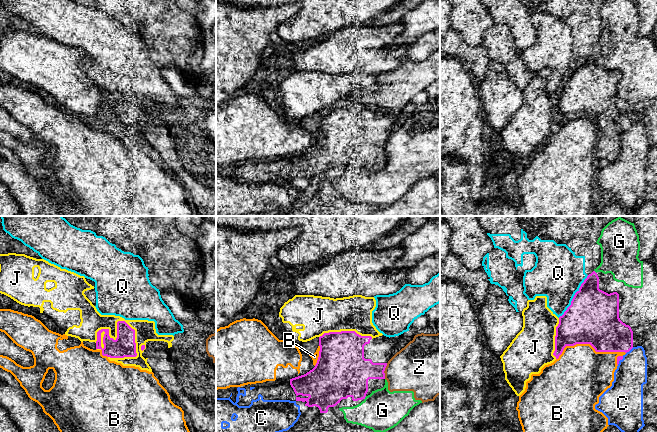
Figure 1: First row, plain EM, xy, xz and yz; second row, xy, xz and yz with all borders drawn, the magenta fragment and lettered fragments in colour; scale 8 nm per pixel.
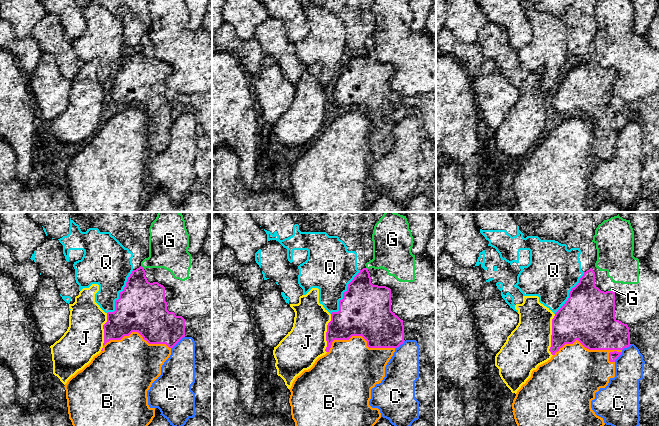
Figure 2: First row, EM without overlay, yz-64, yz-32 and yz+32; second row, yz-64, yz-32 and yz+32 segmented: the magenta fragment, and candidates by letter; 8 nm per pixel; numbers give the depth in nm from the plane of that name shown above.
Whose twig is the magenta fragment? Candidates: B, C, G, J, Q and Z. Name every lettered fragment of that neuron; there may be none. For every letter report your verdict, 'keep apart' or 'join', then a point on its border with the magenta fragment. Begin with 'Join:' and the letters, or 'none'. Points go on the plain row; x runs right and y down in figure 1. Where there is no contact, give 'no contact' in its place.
Join: none
B: keep apart; meets magenta in yz at (589, 119)
C: keep apart; meets magenta in yz at (629, 126)
G: keep apart; meets magenta in xz at (364, 174)
J: keep apart; meets magenta in xy at (119, 97)
Q: keep apart; meets magenta in yz at (573, 73)
Z: keep apart; meets magenta in xz at (384, 146)

